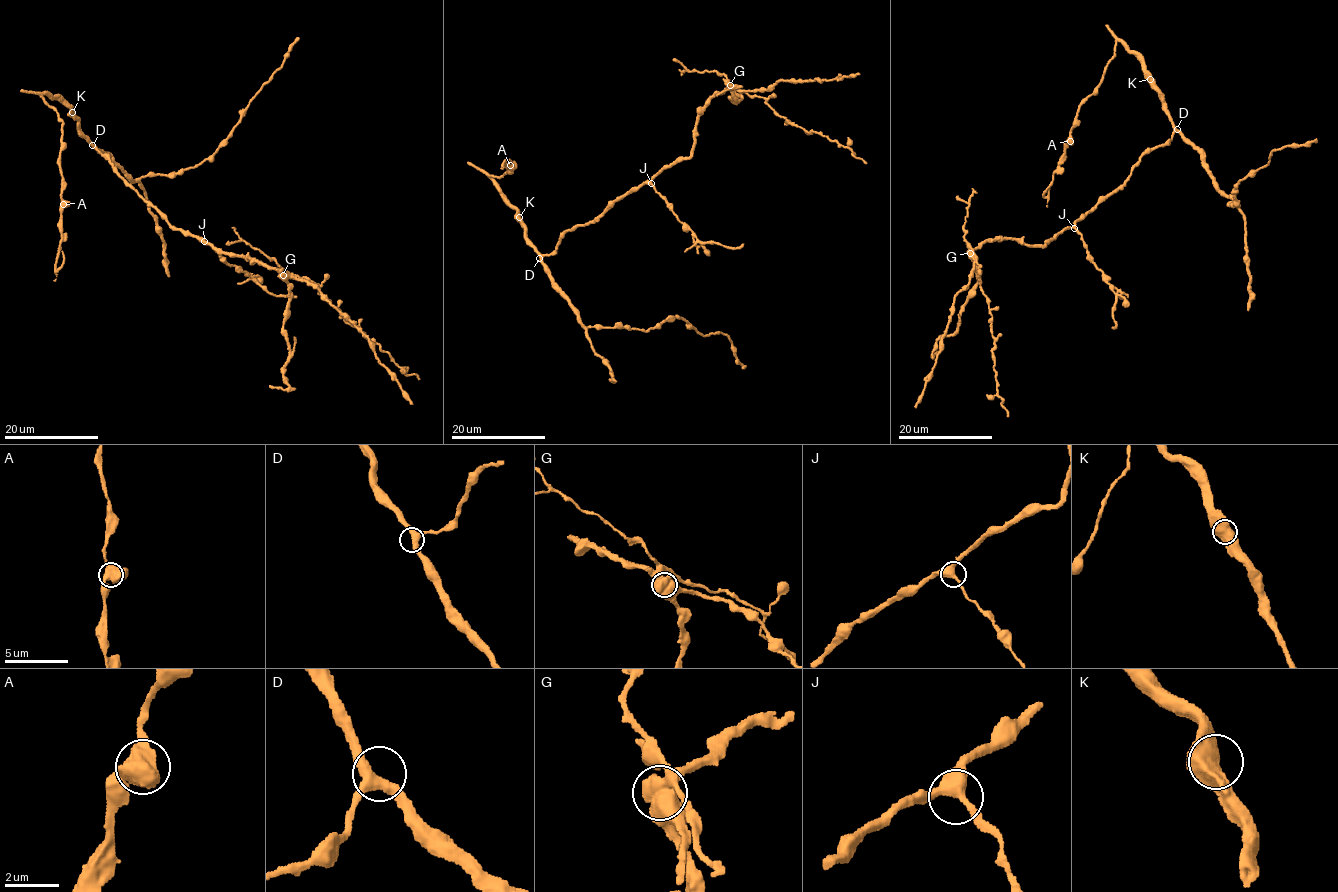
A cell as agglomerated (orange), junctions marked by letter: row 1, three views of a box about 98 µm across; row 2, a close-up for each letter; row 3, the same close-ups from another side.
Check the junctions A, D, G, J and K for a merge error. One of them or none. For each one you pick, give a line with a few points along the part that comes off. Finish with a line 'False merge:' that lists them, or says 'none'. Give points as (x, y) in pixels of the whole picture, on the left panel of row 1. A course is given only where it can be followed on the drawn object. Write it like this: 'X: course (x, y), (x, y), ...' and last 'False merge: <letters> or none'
G: course (282, 275), (287, 271), (314, 282), (319, 294), (340, 315), (408, 375), (420, 378)
False merge: G

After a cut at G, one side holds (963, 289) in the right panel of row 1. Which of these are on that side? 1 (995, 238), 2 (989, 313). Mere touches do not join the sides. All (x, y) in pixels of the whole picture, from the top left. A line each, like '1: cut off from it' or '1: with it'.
1: with it
2: cut off from it

